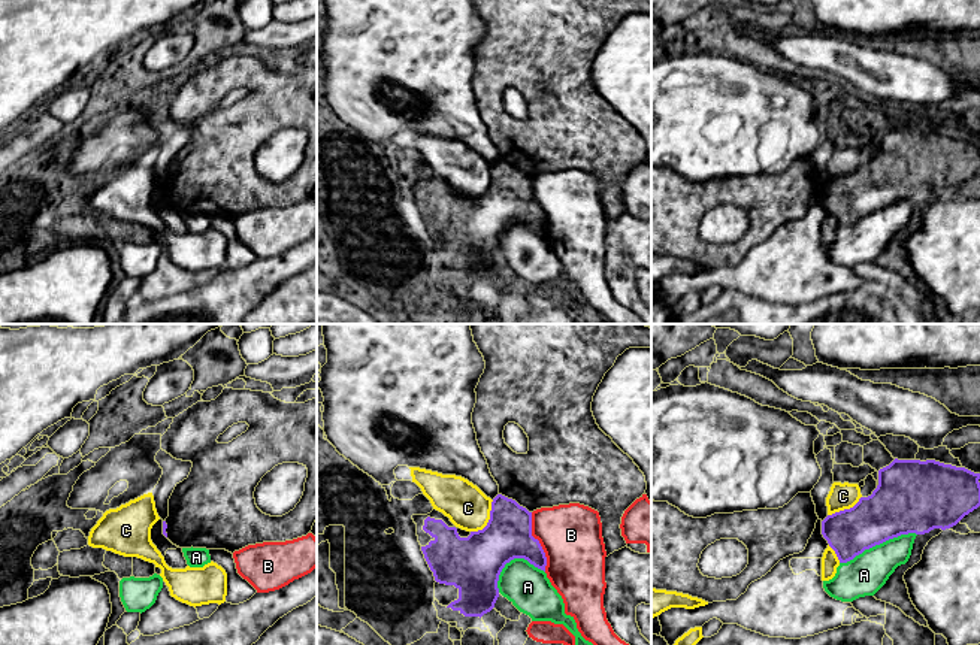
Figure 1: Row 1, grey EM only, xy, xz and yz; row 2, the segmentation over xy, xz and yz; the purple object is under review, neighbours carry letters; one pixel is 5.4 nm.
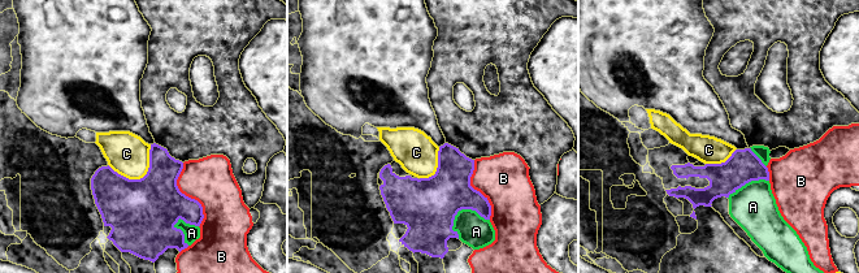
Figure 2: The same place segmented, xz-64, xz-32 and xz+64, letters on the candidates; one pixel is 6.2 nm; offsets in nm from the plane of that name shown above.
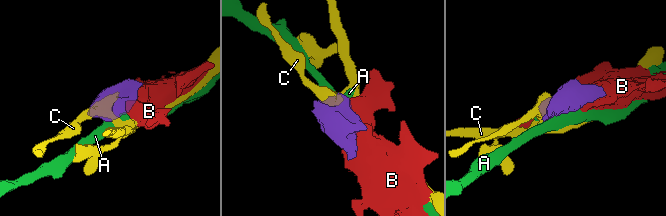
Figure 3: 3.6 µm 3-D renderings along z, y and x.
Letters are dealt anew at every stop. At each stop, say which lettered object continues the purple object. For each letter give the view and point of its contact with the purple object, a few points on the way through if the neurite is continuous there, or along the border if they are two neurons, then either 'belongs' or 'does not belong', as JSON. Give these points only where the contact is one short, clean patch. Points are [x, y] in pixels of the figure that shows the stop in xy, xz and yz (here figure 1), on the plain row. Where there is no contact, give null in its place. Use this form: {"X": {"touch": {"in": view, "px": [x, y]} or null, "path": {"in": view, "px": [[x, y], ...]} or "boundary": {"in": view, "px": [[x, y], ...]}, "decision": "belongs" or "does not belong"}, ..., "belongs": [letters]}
{"A": {"touch": {"in": "yz", "px": [877, 209]}, "decision": "does not belong"}, "B": {"touch": {"in": "xz", "px": [538, 208]}, "decision": "does not belong"}, "C": {"touch": {"in": "xz", "px": [489, 185]}, "decision": "does not belong"}, "belongs": []}

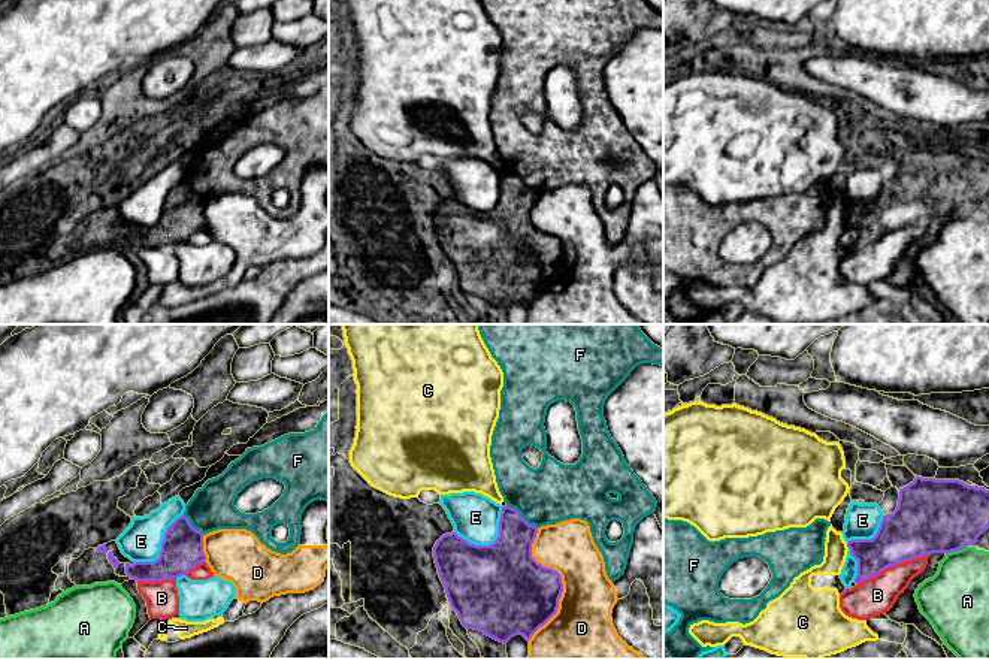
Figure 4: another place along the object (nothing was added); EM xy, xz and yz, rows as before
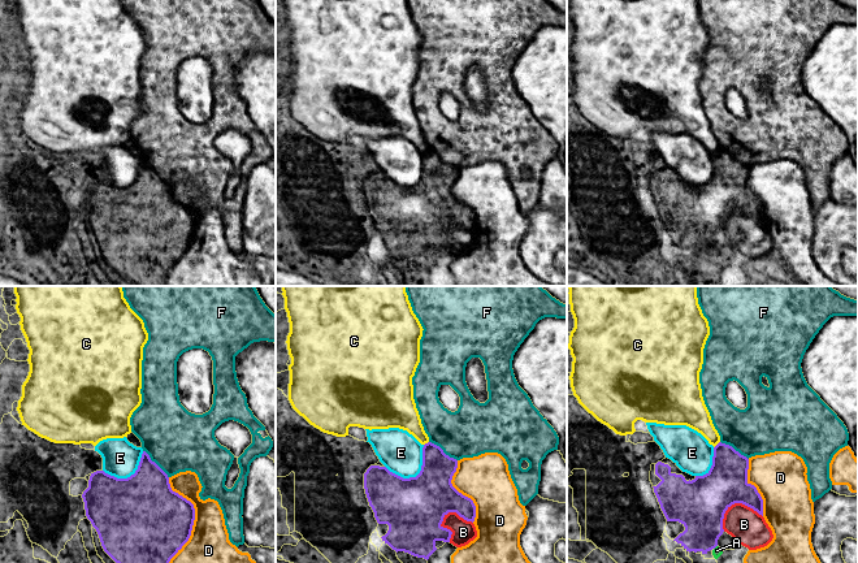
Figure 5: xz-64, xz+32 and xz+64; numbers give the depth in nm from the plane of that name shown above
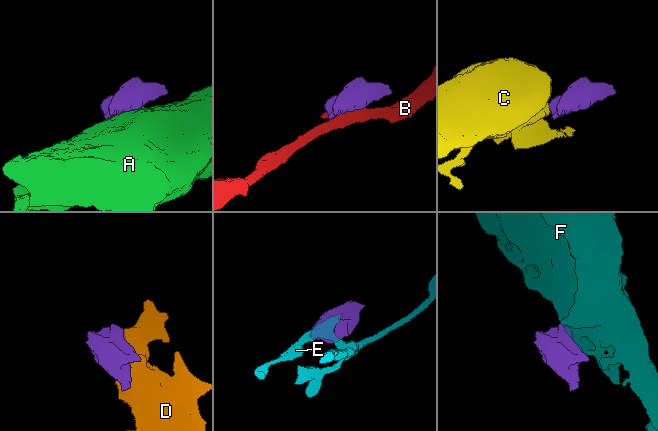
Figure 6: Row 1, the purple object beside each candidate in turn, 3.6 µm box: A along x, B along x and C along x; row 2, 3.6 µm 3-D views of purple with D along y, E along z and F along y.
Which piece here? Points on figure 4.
{"A": {"touch": {"in": "yz", "px": [956, 215]}, "boundary": {"in": "yz", "px": [[967, 211], [946, 218]]}, "decision": "does not belong"}, "B": {"touch": {"in": "yz", "px": [891, 230]}, "decision": "does not belong"}, "C": {"touch": {"in": "yz", "px": [847, 211]}, "boundary": {"in": "yz", "px": [[846, 208], [849, 212]]}, "decision": "does not belong"}, "D": {"touch": {"in": "xz", "px": [560, 245]}, "decision": "does not belong"}, "E": {"touch": {"in": "xz", "px": [490, 209]}, "decision": "does not belong"}, "F": {"touch": {"in": "xz", "px": [520, 181]}, "decision": "does not belong"}, "belongs": []}

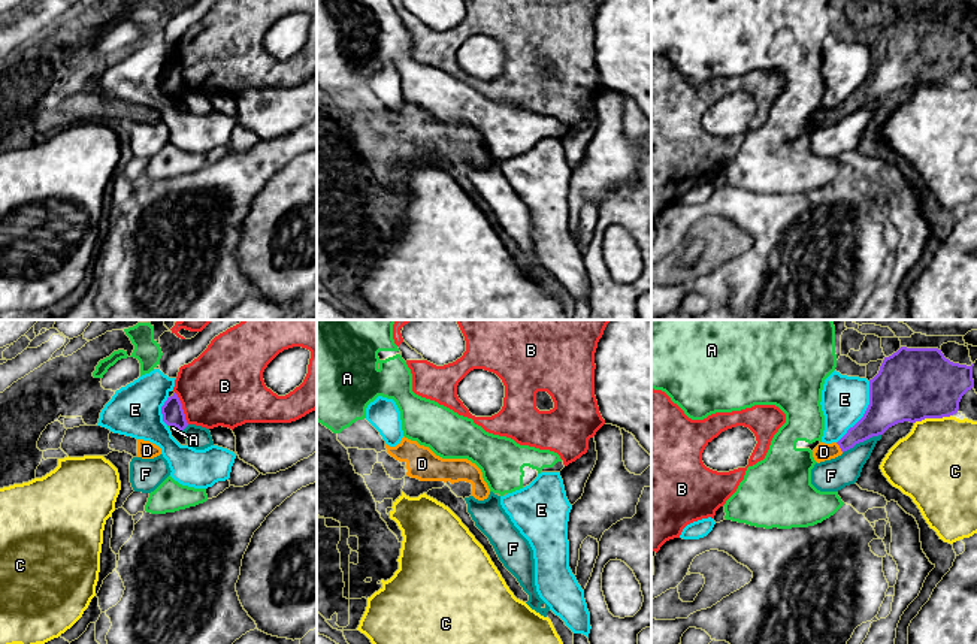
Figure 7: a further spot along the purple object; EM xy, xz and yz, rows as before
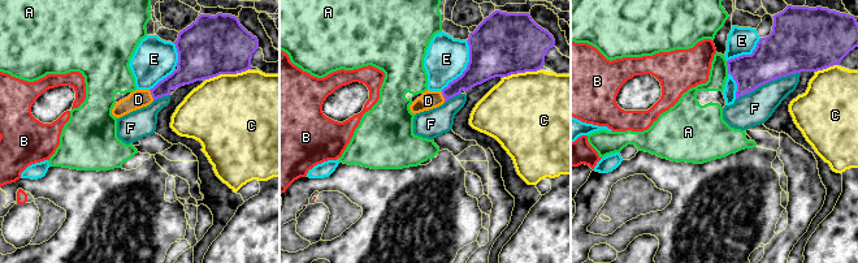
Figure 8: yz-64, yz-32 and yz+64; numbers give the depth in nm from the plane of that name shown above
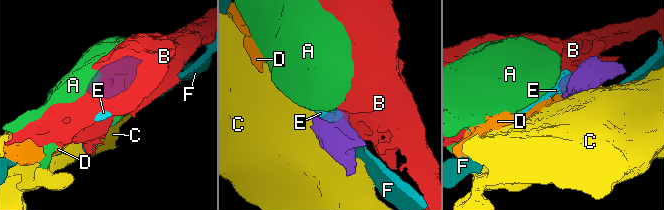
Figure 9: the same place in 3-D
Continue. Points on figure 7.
{"A": {"touch": {"in": "xy", "px": [174, 90]}, "boundary": {"in": "xy", "px": [[168, 90], [178, 93]]}, "decision": "does not belong"}, "B": {"touch": {"in": "xy", "px": [181, 73]}, "decision": "does not belong"}, "C": {"touch": {"in": "yz", "px": [932, 82]}, "boundary": {"in": "yz", "px": [[950, 79], [928, 82], [915, 88]]}, "decision": "does not belong"}, "D": {"touch": {"in": "yz", "px": [840, 112]}, "path": {"in": "yz", "px": [[876, 85], [840, 112], [823, 117]]}, "decision": "belongs"}, "E": {"touch": {"in": "yz", "px": [865, 78]}, "decision": "does not belong"}, "F": {"touch": {"in": "yz", "px": [861, 106]}, "decision": "does not belong"}, "belongs": ["D"]}

